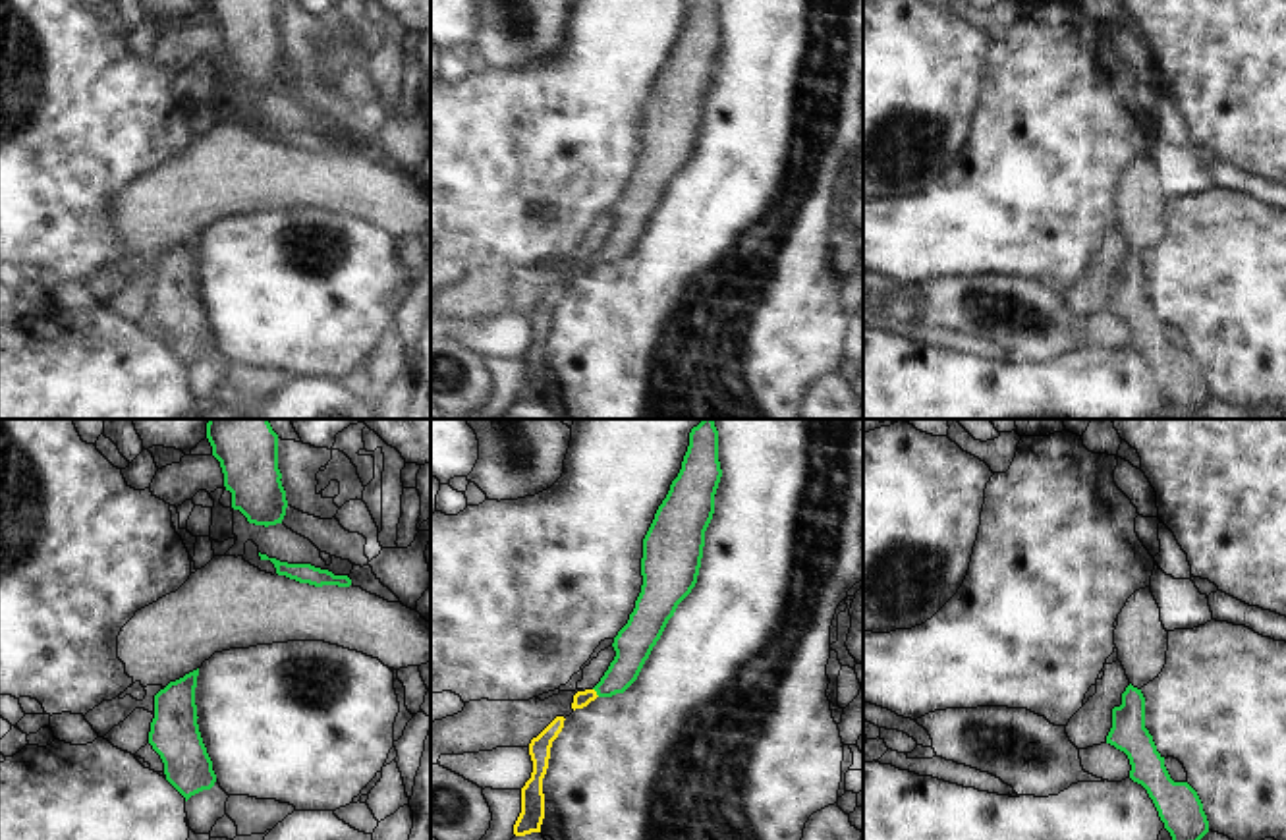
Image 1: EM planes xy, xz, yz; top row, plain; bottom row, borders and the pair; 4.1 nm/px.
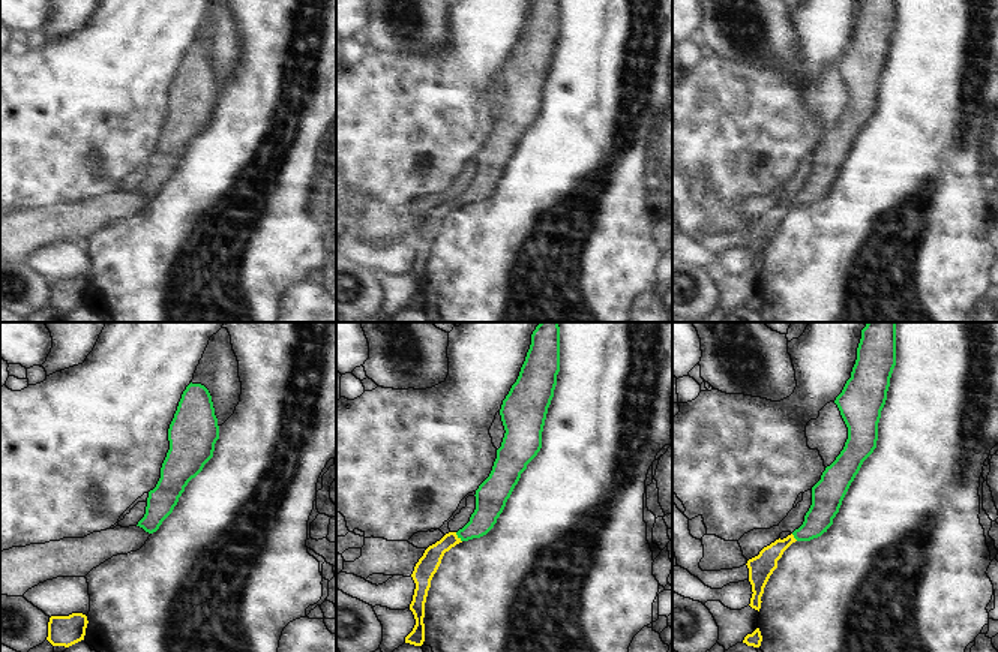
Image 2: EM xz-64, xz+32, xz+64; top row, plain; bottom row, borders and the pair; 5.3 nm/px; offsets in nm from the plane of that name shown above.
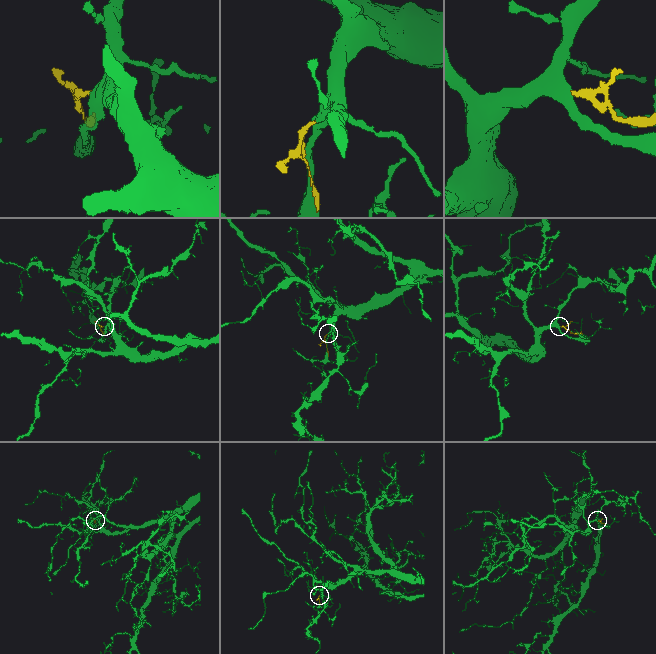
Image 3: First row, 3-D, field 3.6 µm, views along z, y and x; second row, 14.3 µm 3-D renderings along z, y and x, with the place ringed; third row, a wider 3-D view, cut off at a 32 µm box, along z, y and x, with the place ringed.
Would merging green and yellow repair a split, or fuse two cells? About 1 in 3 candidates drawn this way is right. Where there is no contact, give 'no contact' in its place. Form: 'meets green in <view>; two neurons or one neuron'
meets green in xz; one neuron

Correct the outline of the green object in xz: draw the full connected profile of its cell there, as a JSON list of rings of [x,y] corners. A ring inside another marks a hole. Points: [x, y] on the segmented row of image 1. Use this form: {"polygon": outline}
{"polygon": [[[703,419],[697,427],[691,429],[682,469],[672,481],[670,490],[658,506],[655,519],[643,539],[643,585],[628,624],[614,637],[612,647],[616,657],[593,689],[577,691],[573,695],[573,711],[587,707],[597,697],[612,697],[616,693],[624,693],[637,680],[668,620],[697,583],[705,546],[705,531],[714,514],[714,494],[720,477],[722,469],[718,462],[718,431],[713,419]]]}

